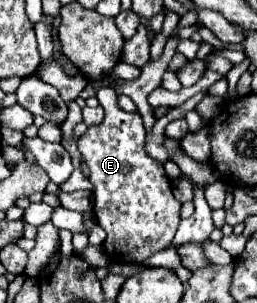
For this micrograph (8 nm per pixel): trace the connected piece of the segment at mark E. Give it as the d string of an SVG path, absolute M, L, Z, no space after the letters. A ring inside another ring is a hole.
M100 87L96 97L106 115L100 125L88 127L78 139L78 151L94 185L96 221L106 231L102 247L112 261L144 263L172 243L182 203L172 193L172 181L166 177L164 165L146 153L146 129L140 113L122 111L117 104L118 95L111 87Z

